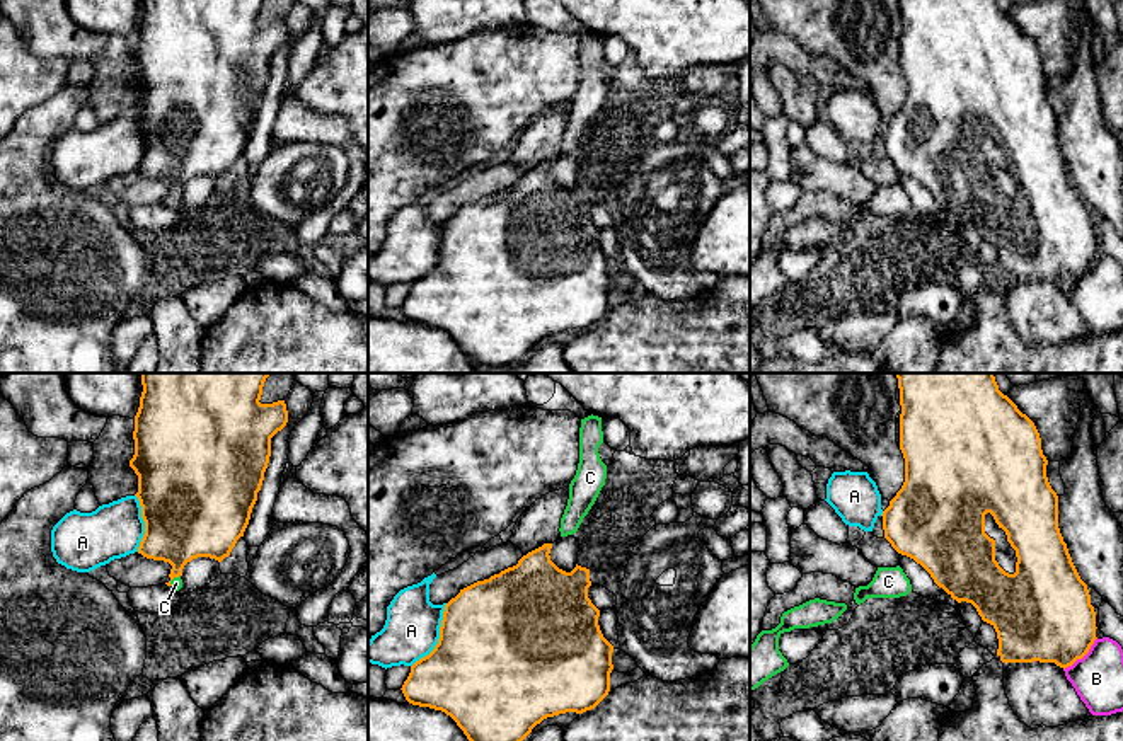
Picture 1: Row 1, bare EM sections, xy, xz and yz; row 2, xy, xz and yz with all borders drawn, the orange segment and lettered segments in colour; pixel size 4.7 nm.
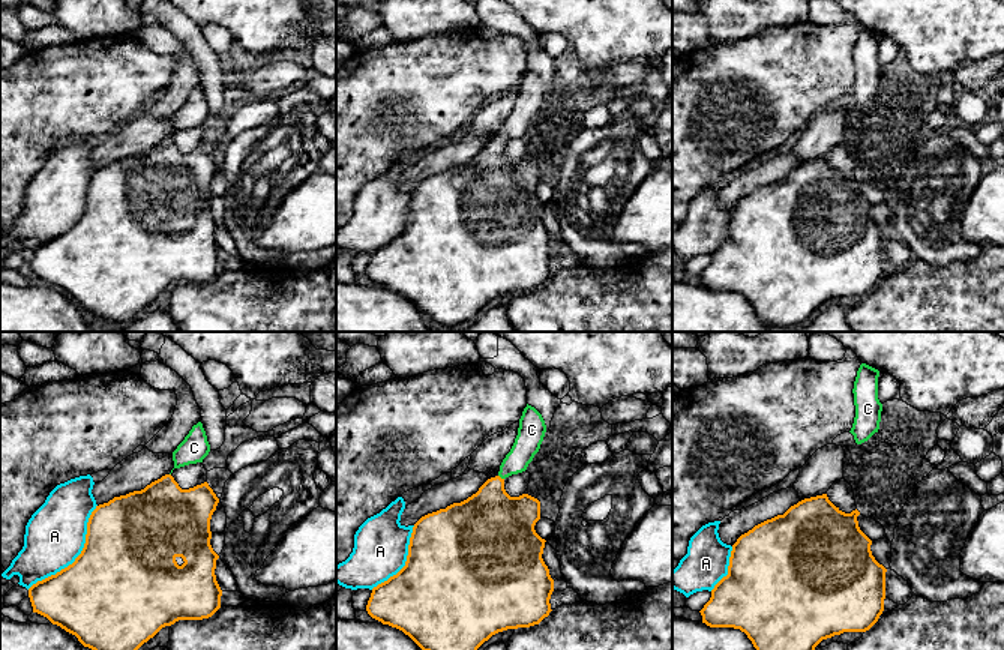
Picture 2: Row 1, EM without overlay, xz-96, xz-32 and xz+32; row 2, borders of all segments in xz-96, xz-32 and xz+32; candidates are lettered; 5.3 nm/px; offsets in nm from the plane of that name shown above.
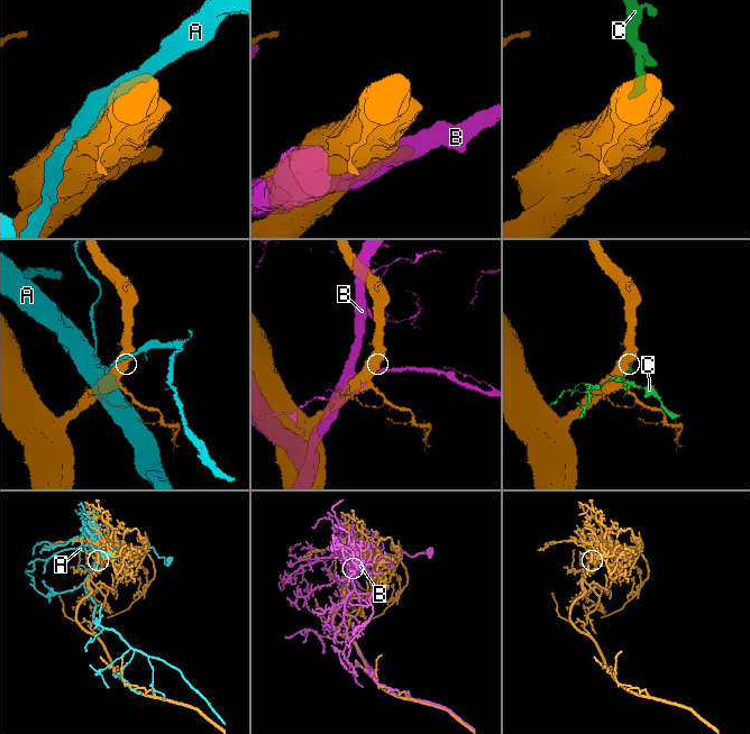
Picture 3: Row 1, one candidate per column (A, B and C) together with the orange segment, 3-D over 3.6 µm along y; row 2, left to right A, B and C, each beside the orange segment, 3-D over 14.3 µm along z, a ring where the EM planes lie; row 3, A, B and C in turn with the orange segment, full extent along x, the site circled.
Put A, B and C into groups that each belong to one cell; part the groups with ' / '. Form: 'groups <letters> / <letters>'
groups A / B / C

